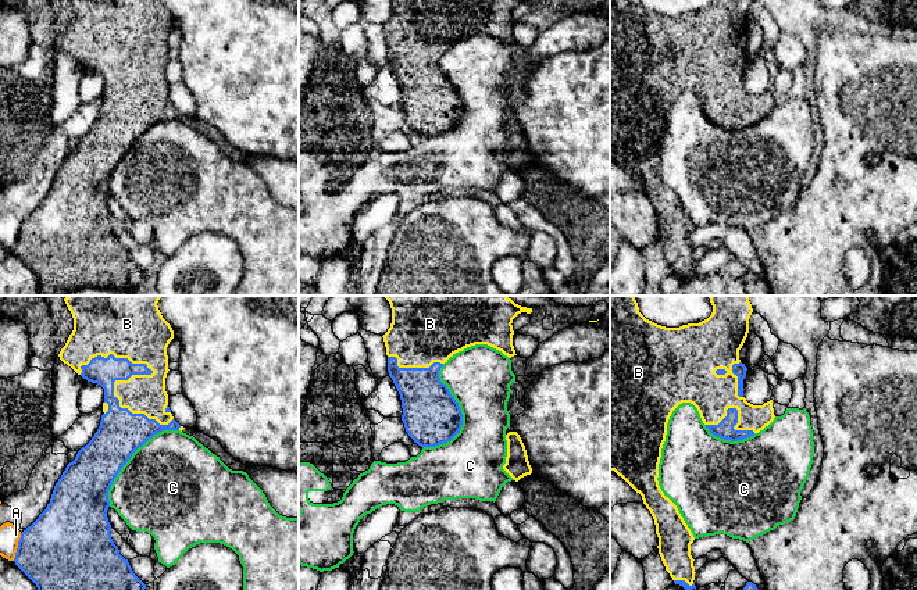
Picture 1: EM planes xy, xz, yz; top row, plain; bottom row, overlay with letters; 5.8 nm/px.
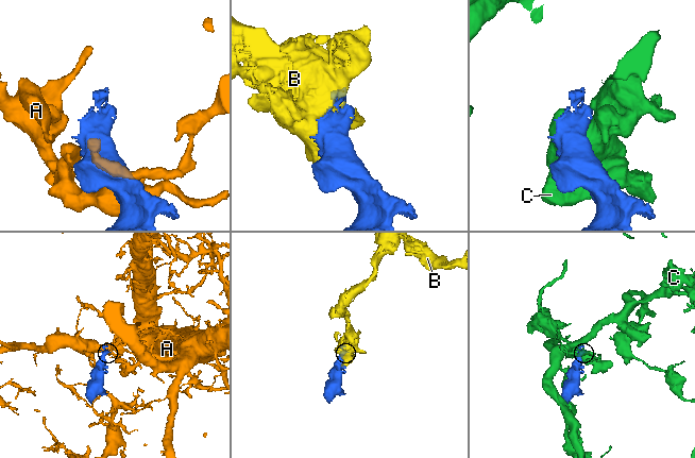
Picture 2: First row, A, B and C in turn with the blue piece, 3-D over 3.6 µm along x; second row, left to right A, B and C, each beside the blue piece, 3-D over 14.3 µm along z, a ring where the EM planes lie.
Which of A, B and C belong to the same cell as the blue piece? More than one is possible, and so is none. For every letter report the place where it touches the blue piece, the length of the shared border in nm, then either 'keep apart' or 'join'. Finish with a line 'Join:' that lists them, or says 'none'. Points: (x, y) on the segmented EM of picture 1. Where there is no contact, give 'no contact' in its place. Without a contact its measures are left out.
A: xy (18, 547) | 170 nm | keep apart
B: xy (131, 375) | 600 nm | join
C: xz (461, 415) | 500 nm | keep apart
Join: B

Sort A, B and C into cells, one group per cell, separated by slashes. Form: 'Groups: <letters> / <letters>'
Groups: A / B / C

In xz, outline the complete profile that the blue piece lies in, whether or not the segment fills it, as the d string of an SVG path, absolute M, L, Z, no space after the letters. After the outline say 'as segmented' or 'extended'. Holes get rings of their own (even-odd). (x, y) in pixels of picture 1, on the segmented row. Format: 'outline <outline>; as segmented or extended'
outline M383 296L392 308L392 323L388 332L382 336L386 347L386 355L388 355L388 372L389 376L392 378L402 400L402 408L403 408L403 415L402 421L404 423L406 432L408 436L417 443L418 446L424 447L435 447L443 443L450 441L461 429L463 425L463 414L458 407L458 403L454 400L454 397L450 394L449 389L446 385L443 385L439 379L439 371L445 362L450 357L453 357L456 353L463 351L467 347L475 346L475 344L488 344L499 351L502 351L504 355L509 358L517 355L514 346L513 346L513 319L521 314L527 312L531 314L532 308L521 307L515 304L511 298L507 296Z; extended

